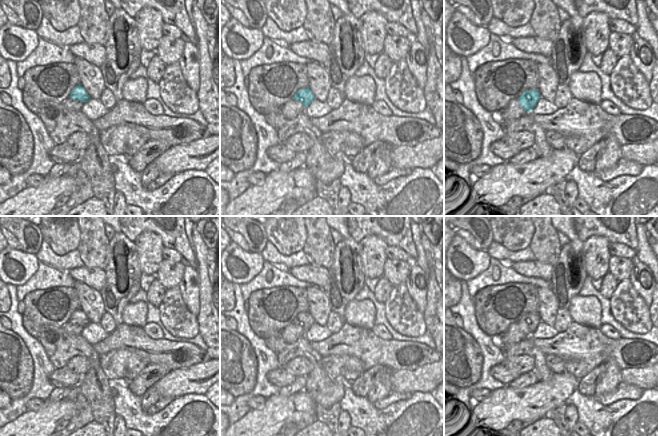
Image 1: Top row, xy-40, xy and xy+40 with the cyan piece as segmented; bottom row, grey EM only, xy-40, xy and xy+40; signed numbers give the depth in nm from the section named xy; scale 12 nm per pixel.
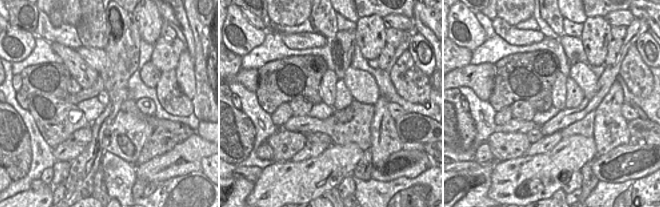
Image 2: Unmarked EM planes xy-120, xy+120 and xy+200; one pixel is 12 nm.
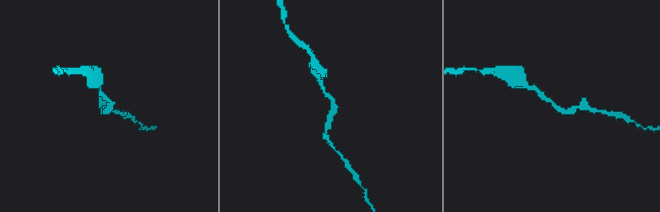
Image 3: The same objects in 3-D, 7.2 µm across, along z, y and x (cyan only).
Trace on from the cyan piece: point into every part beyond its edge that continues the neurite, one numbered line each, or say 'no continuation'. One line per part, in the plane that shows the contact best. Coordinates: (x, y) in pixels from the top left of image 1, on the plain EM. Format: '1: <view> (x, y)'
no continuation

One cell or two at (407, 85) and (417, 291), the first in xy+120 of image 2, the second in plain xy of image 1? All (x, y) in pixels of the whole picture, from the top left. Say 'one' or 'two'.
two

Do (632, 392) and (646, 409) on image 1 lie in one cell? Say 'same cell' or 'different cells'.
different cells

